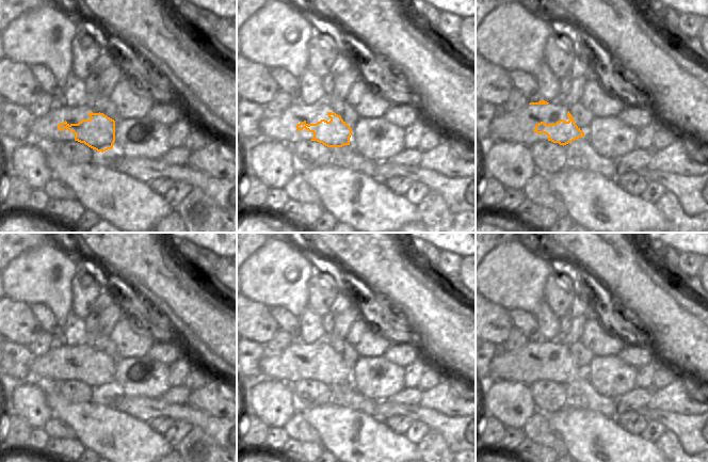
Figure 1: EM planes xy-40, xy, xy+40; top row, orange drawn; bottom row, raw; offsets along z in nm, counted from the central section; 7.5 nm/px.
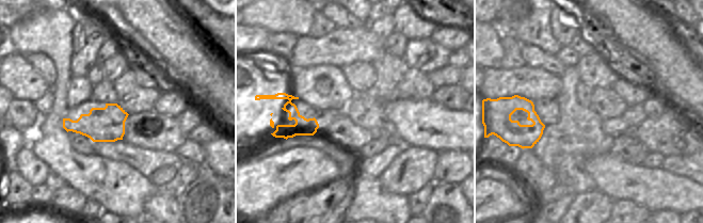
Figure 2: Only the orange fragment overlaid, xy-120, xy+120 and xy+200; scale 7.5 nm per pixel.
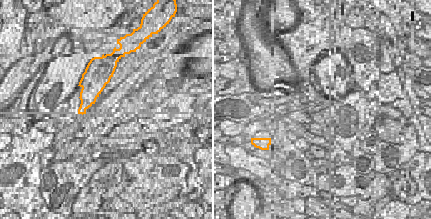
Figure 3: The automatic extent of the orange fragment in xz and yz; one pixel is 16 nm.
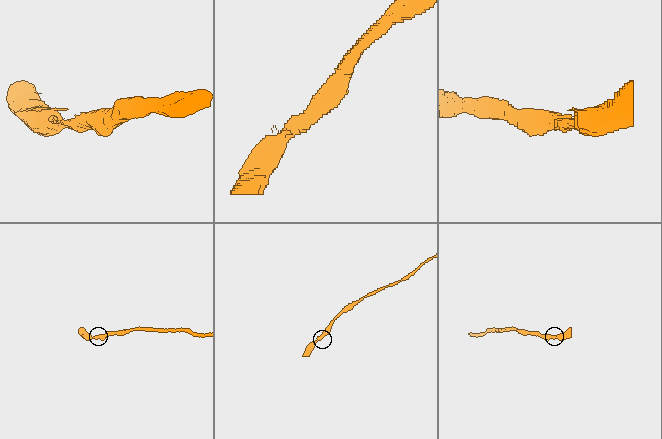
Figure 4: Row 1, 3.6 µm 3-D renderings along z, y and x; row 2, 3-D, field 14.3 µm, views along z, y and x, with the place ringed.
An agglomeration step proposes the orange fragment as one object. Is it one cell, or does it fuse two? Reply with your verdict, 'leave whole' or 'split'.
split

